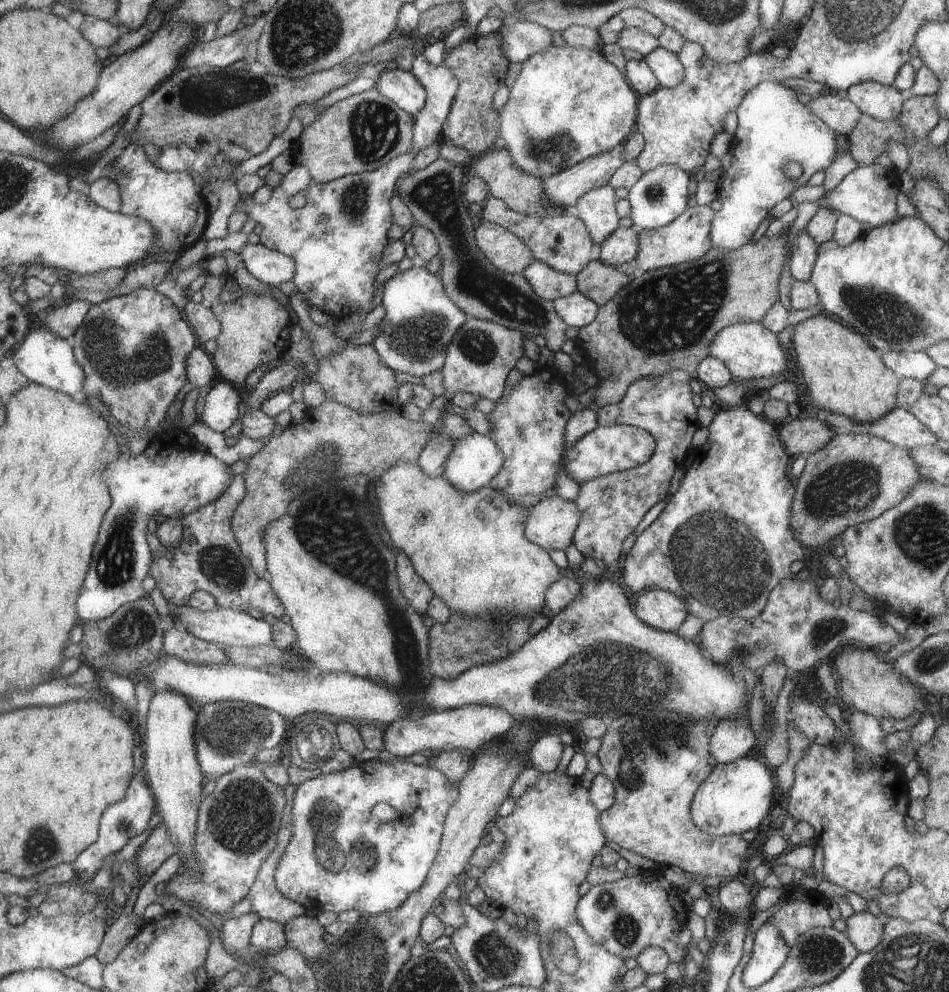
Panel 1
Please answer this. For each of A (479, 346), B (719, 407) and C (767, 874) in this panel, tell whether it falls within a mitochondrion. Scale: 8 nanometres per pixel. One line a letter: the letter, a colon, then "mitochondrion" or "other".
A: mitochondrion
B: other
C: other

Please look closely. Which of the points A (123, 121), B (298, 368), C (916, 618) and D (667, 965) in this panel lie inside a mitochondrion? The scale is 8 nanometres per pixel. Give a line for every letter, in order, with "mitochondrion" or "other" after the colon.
A: other
B: other
C: other
D: other

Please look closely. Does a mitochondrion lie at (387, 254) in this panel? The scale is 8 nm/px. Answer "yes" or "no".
no

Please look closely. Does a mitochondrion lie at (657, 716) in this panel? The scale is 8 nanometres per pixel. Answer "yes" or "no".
yes

